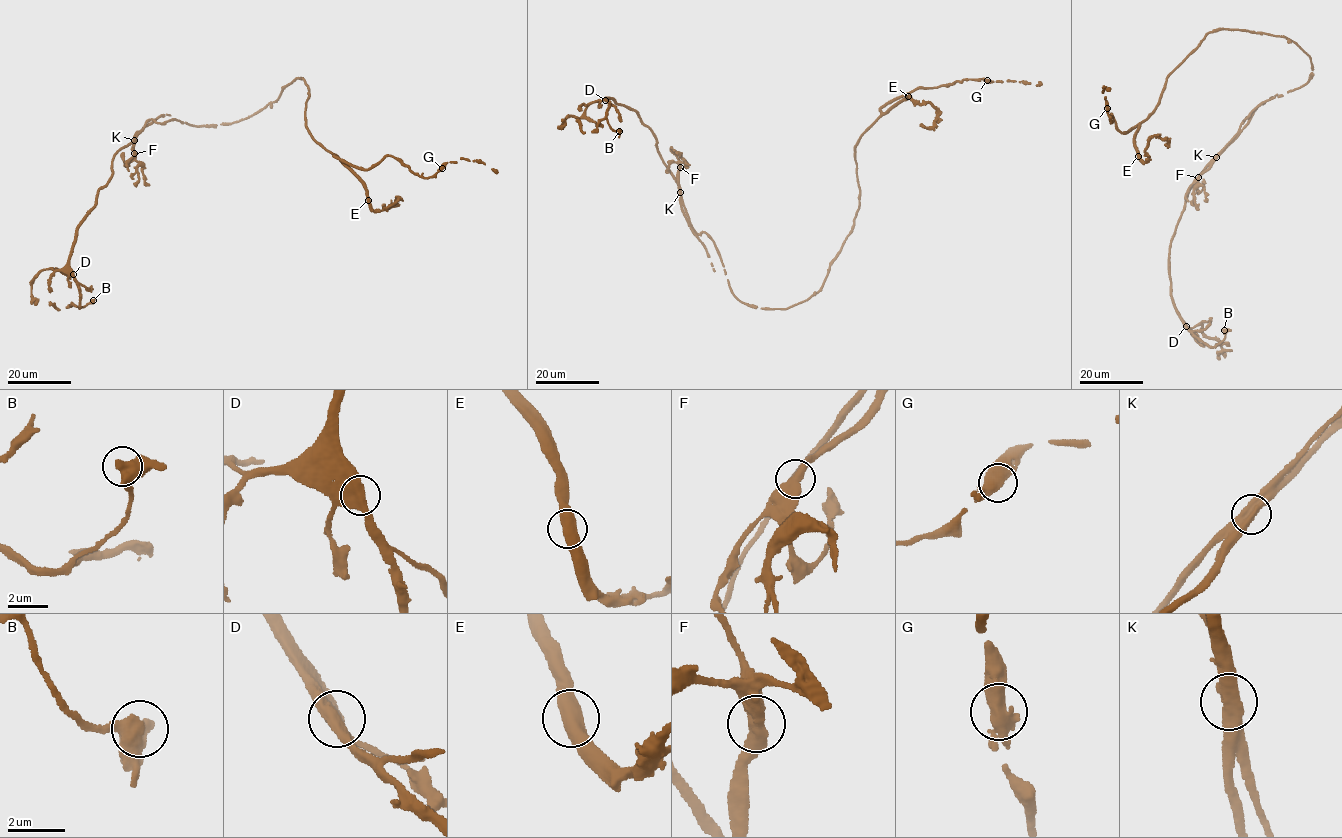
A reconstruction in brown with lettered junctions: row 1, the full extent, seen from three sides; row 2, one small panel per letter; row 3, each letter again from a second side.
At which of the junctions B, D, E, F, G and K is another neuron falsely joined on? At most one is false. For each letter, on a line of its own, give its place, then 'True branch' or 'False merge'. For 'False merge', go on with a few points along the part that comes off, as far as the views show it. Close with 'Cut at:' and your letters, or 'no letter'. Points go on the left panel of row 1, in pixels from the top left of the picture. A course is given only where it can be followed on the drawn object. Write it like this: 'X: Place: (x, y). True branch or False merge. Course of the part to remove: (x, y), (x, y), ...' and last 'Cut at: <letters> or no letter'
B: Place: (93, 300). True branch
D: Place: (73, 274). True branch
E: Place: (368, 200). True branch
F: Place: (134, 153). True branch
G: Place: (442, 168). True branch
K: Place: (134, 140). False merge. Course of the part to remove: (134, 140), (135, 134), (145, 125), (160, 116), (171, 116)
Cut at: K

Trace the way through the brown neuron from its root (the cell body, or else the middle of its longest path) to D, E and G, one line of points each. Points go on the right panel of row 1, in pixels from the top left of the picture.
D: (1309, 55), (1312, 68), (1308, 82), (1257, 105), (1189, 192), (1169, 254), (1170, 295), (1186, 326)
E: (1309, 55), (1283, 37), (1224, 28), (1209, 32), (1167, 77), (1156, 109), (1140, 123), (1134, 144), (1138, 156)
G: (1309, 55), (1288, 38), (1223, 28), (1206, 34), (1167, 77), (1148, 118), (1122, 133), (1107, 108)

